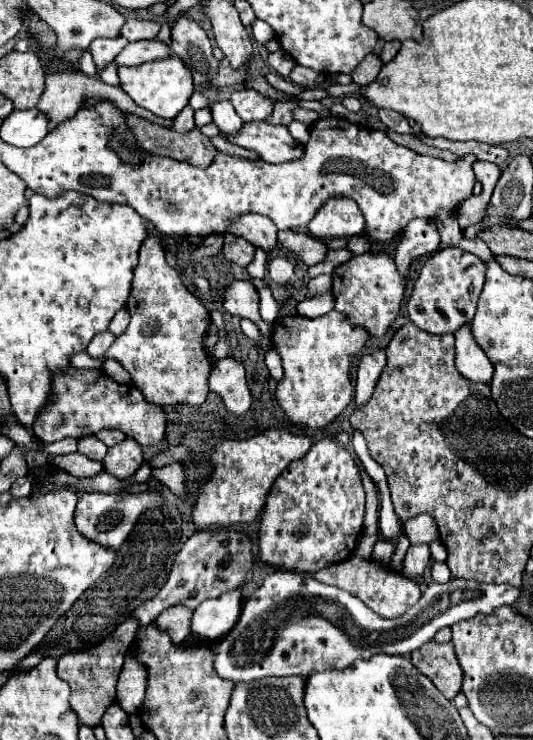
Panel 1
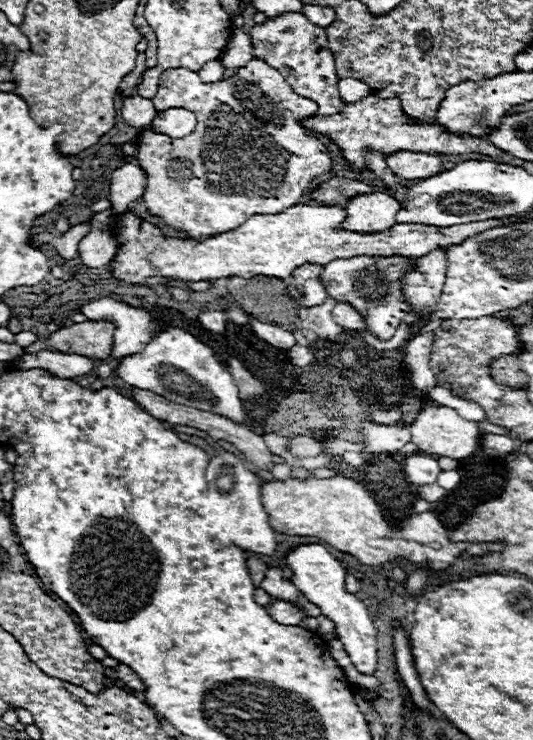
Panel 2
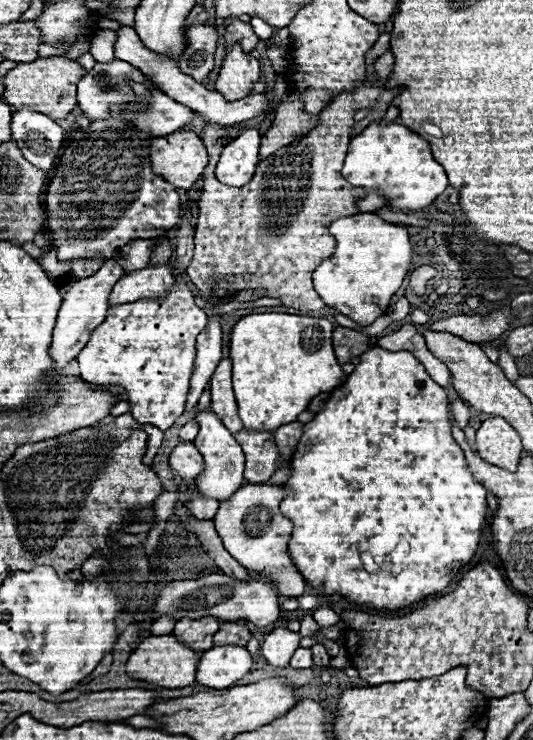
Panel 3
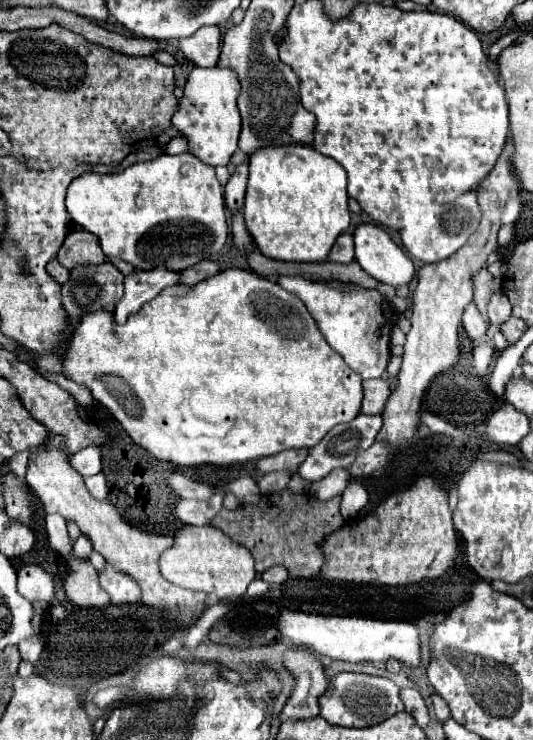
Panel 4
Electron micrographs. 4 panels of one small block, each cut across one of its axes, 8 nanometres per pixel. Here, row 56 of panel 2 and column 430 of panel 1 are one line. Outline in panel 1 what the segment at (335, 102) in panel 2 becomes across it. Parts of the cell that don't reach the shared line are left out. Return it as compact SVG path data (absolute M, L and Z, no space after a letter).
M450 246L430 254L408 300L410 320L430 334L454 334L460 326L474 318L478 296L484 286L484 274L484 262L462 248Z

